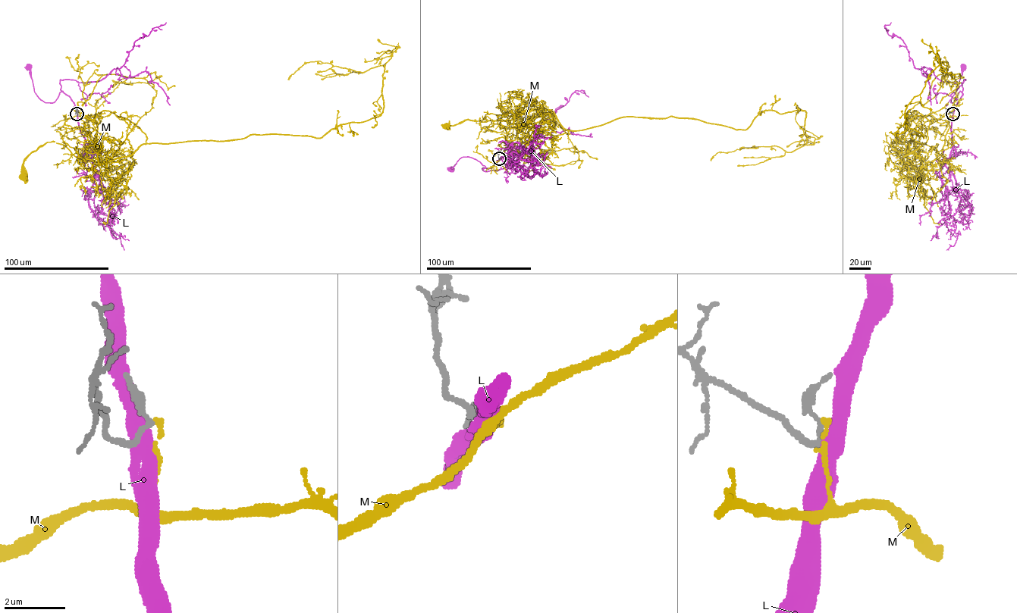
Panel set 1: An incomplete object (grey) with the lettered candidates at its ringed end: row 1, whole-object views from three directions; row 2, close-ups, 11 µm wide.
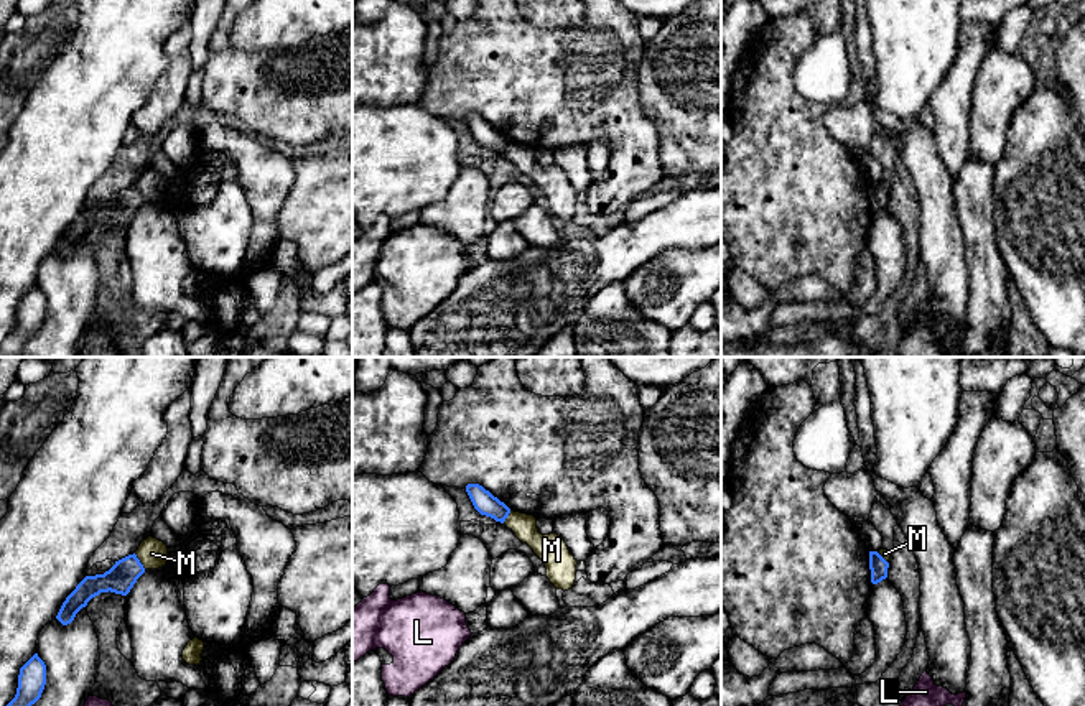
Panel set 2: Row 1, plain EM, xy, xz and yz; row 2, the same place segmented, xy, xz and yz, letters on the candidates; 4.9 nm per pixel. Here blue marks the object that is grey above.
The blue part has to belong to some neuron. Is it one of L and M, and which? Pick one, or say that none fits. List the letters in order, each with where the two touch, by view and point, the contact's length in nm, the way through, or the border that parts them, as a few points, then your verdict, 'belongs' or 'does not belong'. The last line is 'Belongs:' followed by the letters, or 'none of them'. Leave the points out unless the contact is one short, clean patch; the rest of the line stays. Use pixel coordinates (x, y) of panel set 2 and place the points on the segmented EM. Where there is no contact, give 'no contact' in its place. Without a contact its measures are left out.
L: no contact; does not belong
M: meets blue in xy at (139, 562); contact 100 nm long; border along xy (134, 553), (145, 568); does not belong
Belongs: none of them

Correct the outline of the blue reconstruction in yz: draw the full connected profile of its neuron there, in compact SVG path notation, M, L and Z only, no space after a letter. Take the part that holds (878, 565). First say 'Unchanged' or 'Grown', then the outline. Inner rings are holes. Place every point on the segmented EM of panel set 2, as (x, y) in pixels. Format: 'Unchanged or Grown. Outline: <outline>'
Unchanged. Outline: M869 551L871 583L878 584L887 578L889 563L878 553Z

